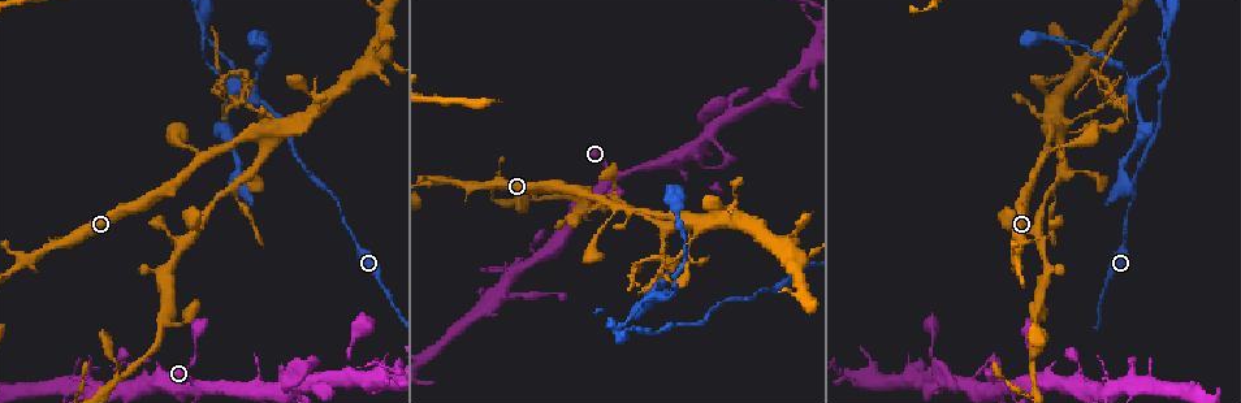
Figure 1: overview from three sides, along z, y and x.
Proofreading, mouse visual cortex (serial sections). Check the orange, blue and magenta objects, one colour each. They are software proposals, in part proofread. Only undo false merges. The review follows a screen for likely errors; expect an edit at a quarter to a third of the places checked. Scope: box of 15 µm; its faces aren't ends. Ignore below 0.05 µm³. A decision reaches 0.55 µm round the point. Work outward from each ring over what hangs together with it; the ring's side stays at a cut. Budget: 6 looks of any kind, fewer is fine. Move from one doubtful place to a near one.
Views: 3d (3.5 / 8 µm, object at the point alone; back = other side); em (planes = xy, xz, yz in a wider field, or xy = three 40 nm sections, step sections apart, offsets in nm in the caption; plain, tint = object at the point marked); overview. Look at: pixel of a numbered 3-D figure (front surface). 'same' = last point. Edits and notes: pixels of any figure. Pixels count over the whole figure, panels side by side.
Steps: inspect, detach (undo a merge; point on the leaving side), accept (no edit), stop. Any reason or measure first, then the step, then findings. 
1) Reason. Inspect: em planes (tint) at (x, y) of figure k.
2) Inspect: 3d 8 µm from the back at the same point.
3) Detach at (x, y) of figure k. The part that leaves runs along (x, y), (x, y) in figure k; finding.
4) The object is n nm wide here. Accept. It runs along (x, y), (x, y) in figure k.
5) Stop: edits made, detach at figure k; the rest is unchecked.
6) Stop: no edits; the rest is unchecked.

Thick turns thin. Inspect: 3d 3.5 µm at (696, 236) of figure 1.

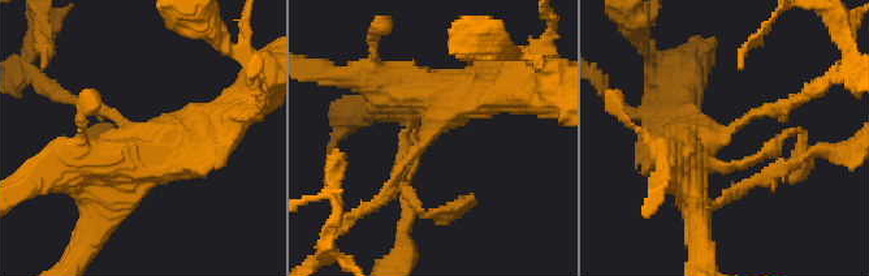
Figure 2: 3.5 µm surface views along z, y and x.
The arms are 150, 600 nm wide; need the tissue. Inspect: em xy step 1 (tint) at (428, 142) of figure 2.

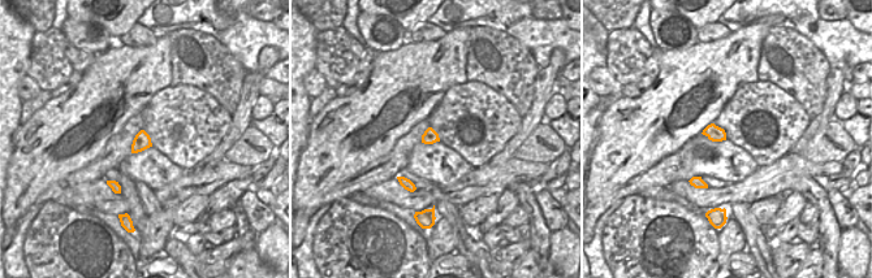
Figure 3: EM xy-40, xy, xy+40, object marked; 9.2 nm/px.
Detach at (774, 111) of figure 2. The part that leaves runs along (739, 125), (790, 106), (822, 82) in figure 2; a second cell is stuck on.

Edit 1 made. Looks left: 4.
Inspect: overview.

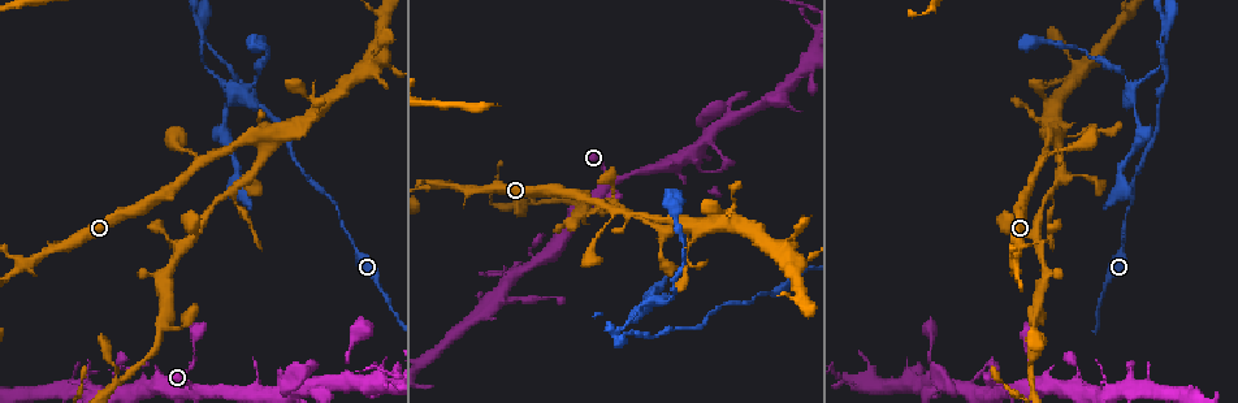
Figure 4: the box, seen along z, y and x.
Side arm on a straight run. Inspect: 3d 3.5 µm at (204, 38) of figure 4.

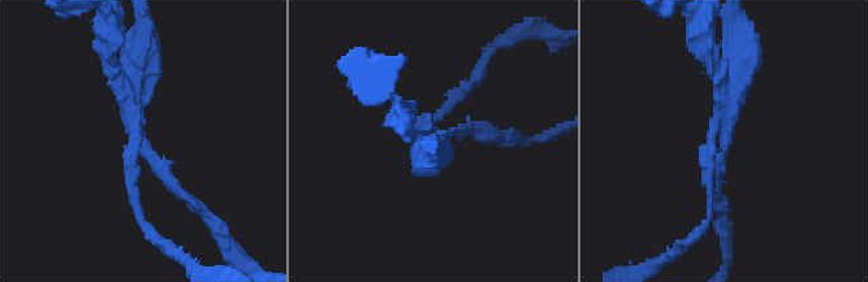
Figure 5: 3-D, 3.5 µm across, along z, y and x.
Need the tissue. Inspect: em xy step 3 (tint) at (141, 135) of figure 5.

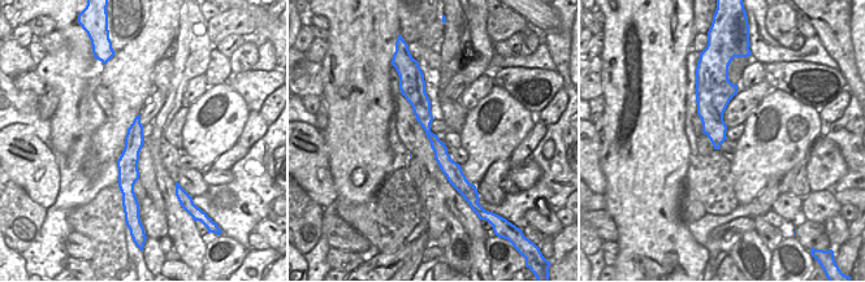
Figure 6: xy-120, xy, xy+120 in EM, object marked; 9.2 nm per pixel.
3 arms meet here. Detach at (698, 47) of figure 5. The part that leaves runs along (713, 134), (711, 217), (683, 242) in figure 5; a second cell is stuck on.

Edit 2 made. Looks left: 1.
Stop: edits made, detach at figure 2, detach at figure 5; the rest is unchecked.

